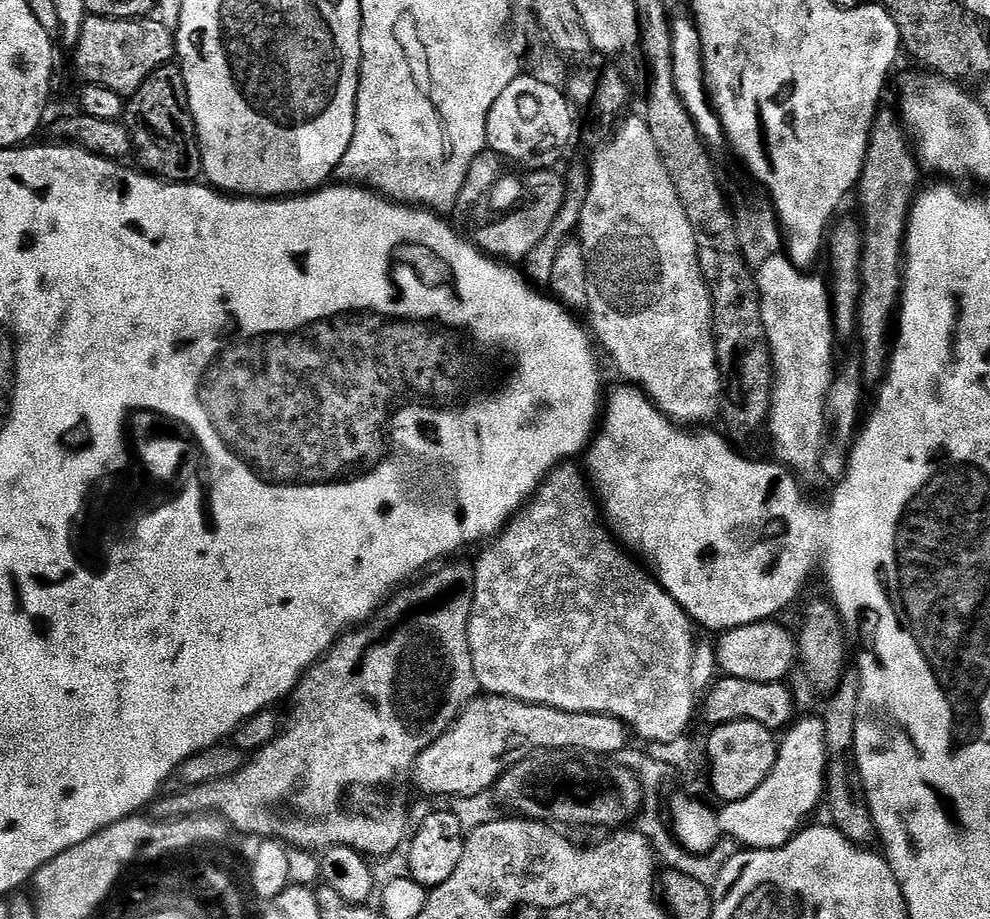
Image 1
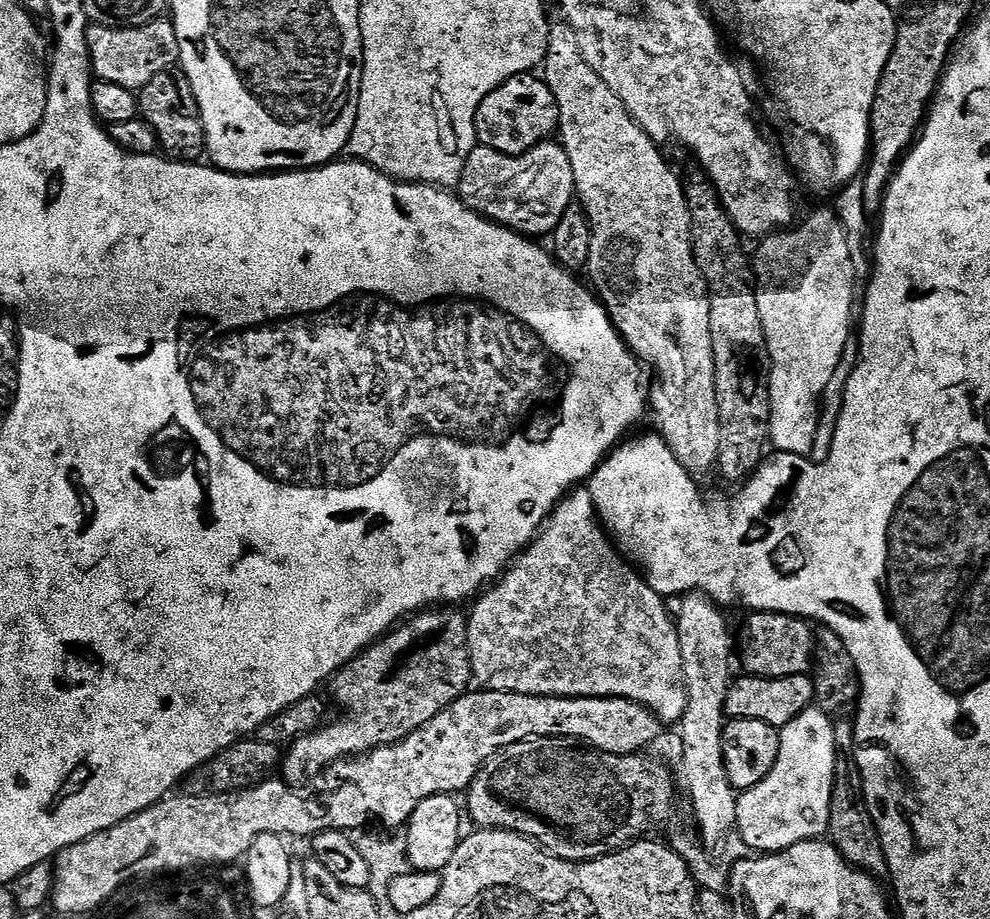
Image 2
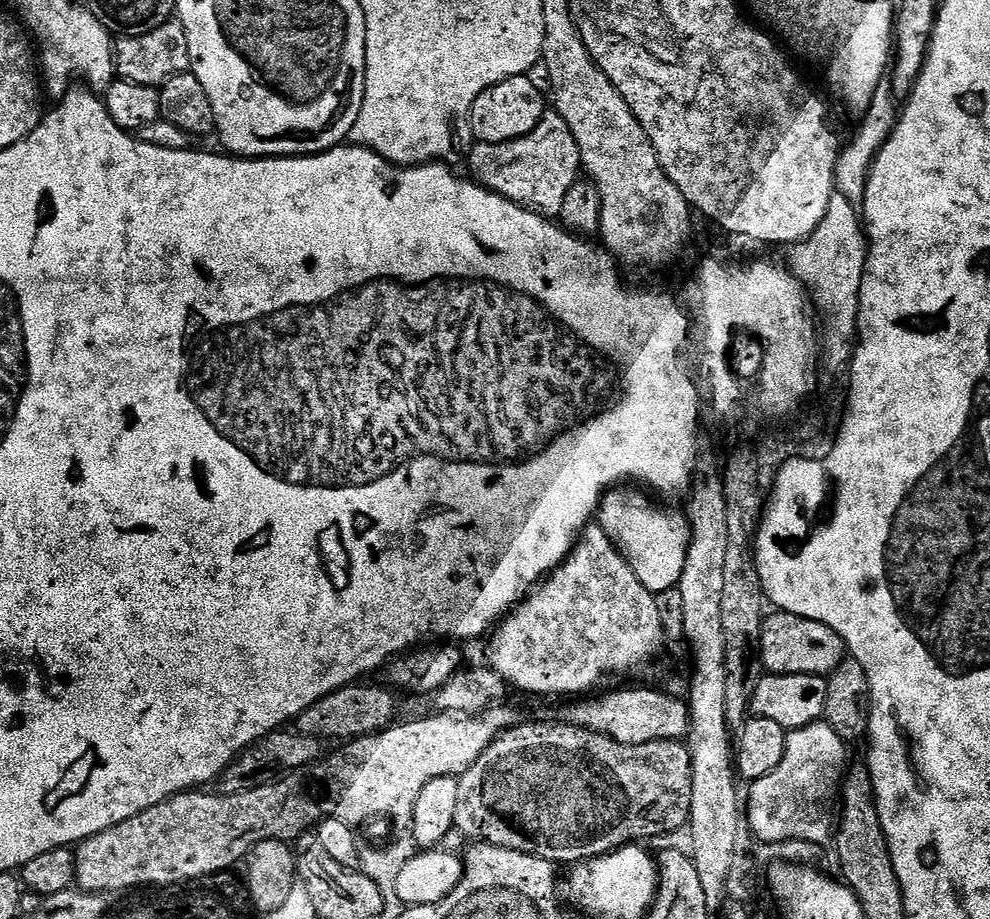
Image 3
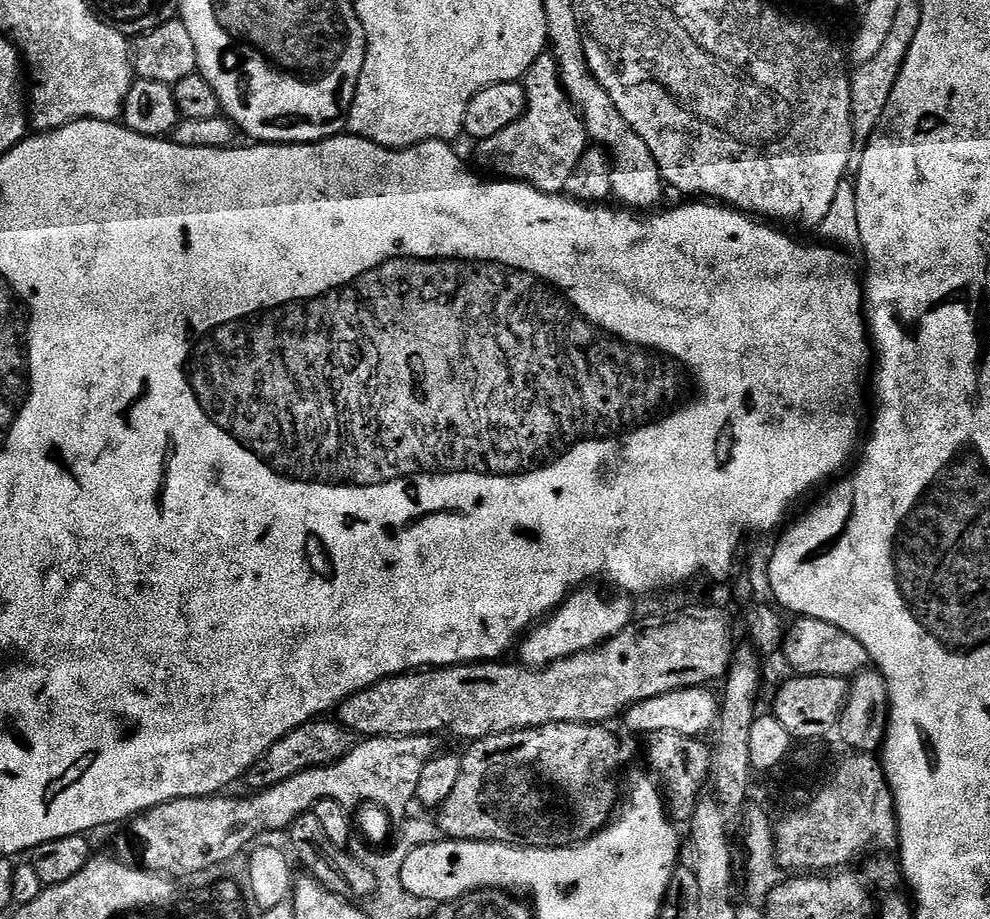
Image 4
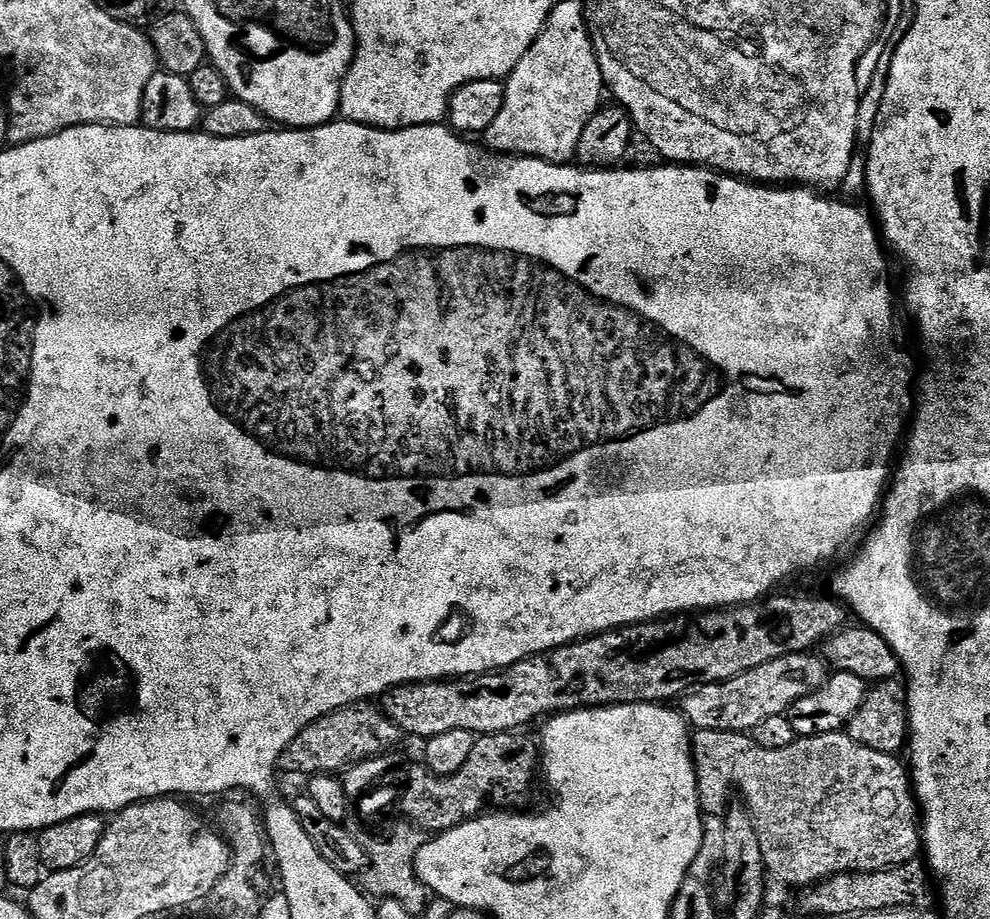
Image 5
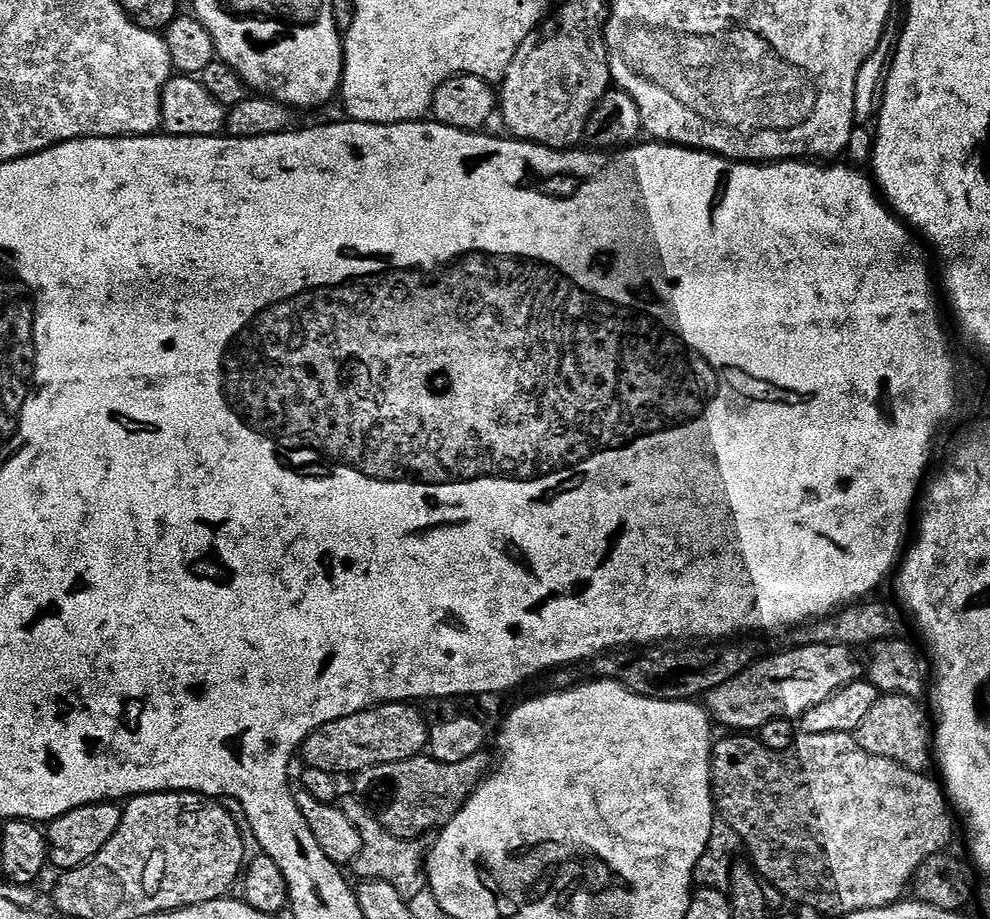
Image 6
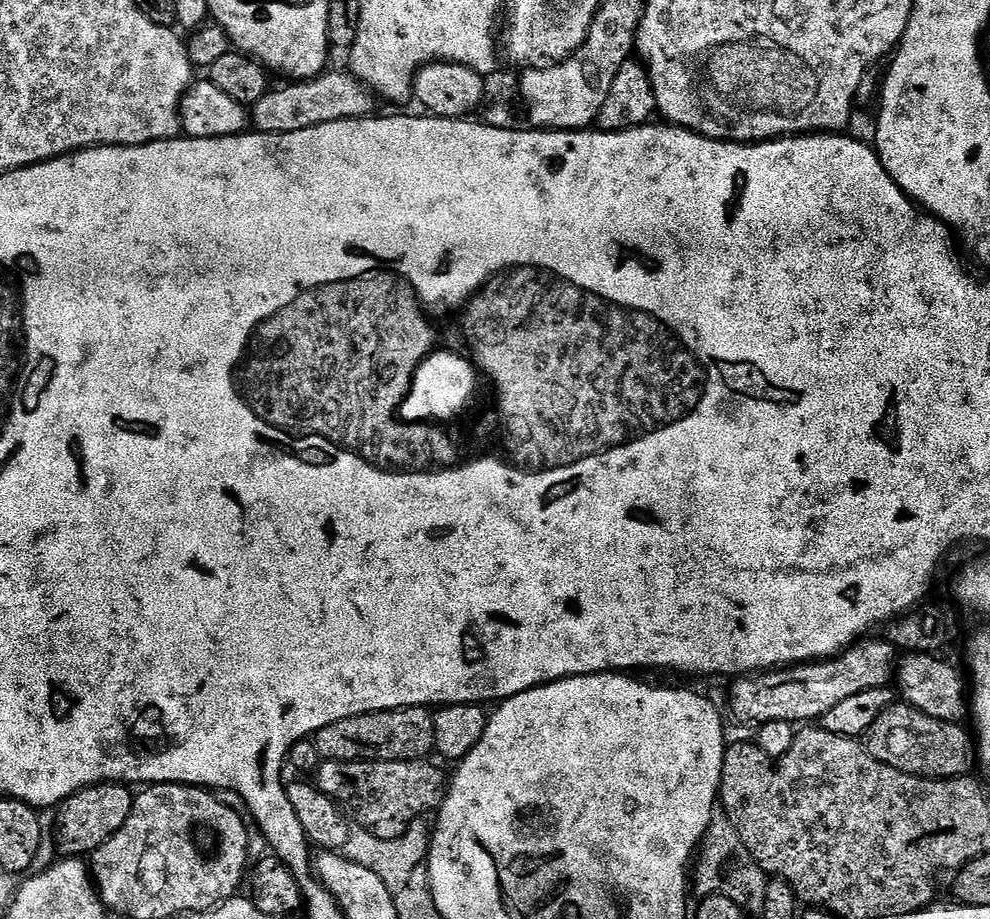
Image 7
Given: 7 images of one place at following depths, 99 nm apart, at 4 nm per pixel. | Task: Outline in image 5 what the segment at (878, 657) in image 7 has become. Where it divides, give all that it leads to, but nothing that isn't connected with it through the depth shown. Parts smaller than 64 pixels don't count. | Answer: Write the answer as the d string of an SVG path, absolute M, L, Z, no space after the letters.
M812 652L790 654L786 658L766 662L766 666L758 666L746 674L738 674L721 684L693 688L683 697L682 715L696 730L748 734L756 729L758 722L766 722L766 718L791 713L793 706L802 698L817 692L828 681L829 675L829 665L819 655Z

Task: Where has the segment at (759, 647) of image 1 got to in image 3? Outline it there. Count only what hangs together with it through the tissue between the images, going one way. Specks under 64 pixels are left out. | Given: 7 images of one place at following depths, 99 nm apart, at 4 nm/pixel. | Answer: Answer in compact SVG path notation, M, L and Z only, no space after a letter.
M779 610L765 615L760 642L760 657L765 669L773 676L814 674L827 678L846 658L844 639L834 630L830 630L830 626Z

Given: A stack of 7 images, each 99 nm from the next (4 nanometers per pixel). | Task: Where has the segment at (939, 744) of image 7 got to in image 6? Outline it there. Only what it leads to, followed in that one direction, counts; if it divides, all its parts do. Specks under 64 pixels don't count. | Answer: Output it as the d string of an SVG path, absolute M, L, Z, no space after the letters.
M880 695L870 714L862 718L862 726L856 728L854 735L858 746L862 746L866 754L890 758L890 762L898 762L898 766L906 766L906 770L927 773L934 756L930 751L930 716L920 703L914 696Z

